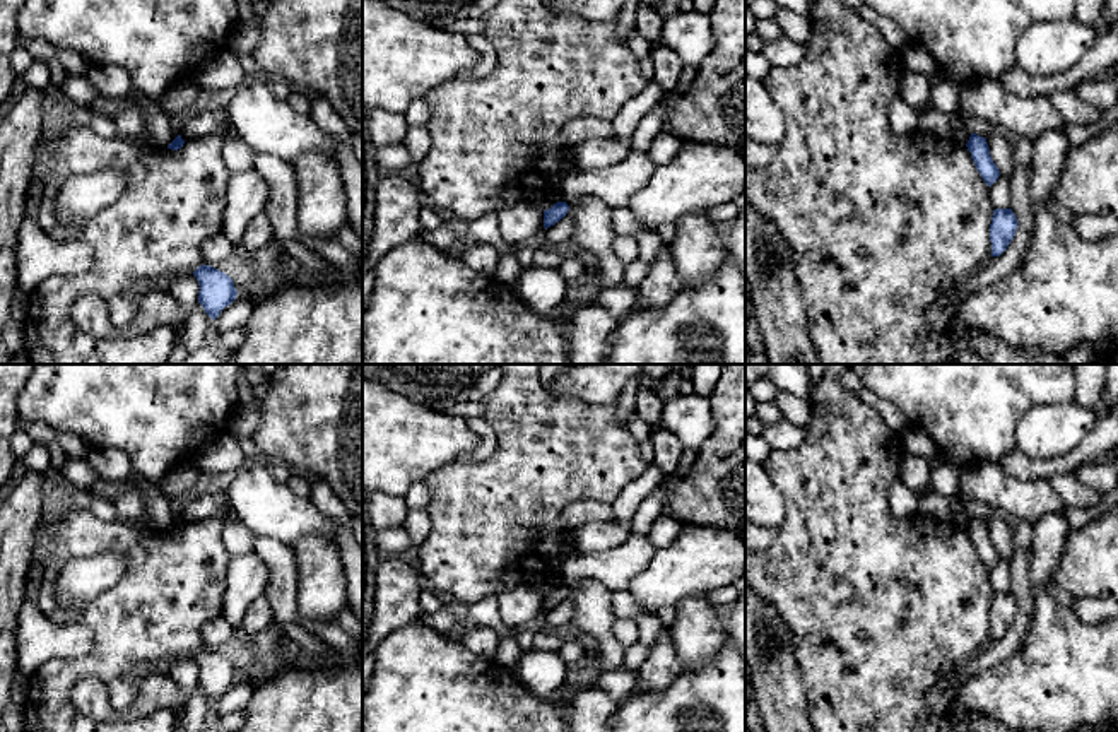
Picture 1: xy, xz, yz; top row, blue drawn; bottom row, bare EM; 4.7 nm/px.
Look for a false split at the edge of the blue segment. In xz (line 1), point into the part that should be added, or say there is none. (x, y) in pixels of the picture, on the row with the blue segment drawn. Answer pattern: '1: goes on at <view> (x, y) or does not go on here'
1: does not go on here

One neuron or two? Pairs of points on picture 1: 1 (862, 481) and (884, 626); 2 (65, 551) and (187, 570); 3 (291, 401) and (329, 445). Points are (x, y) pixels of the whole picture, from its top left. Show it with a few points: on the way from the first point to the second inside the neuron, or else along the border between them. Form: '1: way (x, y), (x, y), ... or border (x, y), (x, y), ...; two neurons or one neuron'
1: way (862, 517), (862, 590); one neuron
2: way (96, 539), (125, 539), (156, 560); one neuron
3: way (301, 411), (325, 435); one neuron

